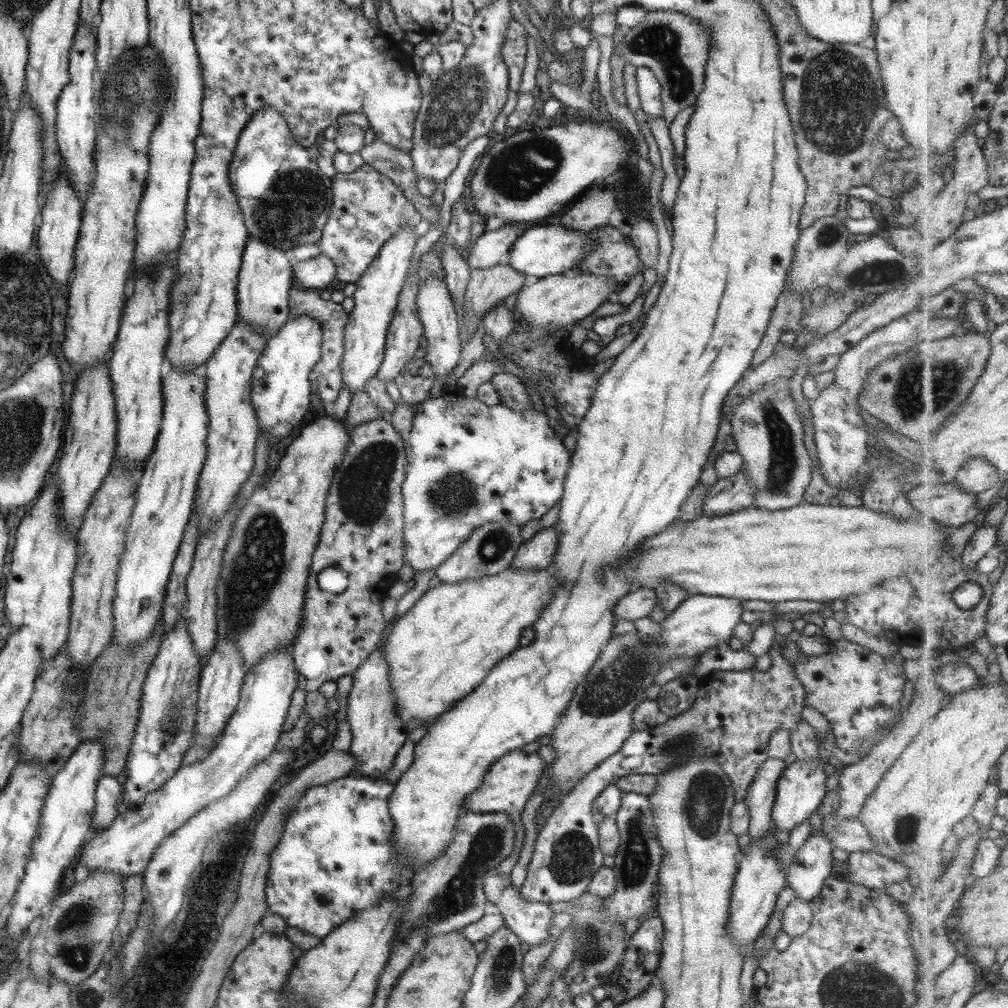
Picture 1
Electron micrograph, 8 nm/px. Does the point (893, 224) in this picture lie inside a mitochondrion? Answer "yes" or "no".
no

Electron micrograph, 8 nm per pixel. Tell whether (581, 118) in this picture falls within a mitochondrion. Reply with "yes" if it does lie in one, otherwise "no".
no

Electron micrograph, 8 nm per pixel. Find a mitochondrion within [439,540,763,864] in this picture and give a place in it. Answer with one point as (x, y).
(613, 686)

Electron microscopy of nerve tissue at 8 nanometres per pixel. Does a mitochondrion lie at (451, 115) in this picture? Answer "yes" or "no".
yes

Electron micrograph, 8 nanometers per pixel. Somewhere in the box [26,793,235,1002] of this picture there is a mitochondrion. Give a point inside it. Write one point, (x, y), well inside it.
(84, 915)

